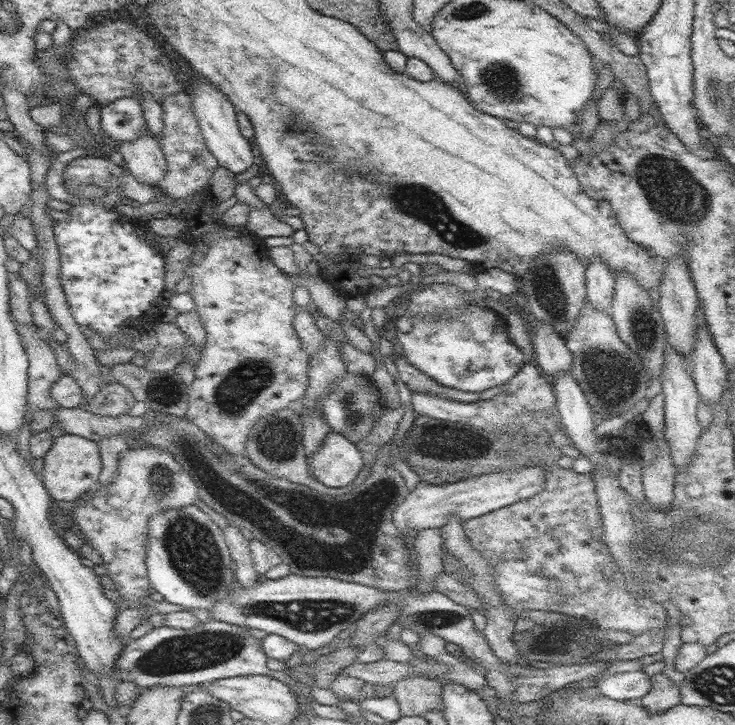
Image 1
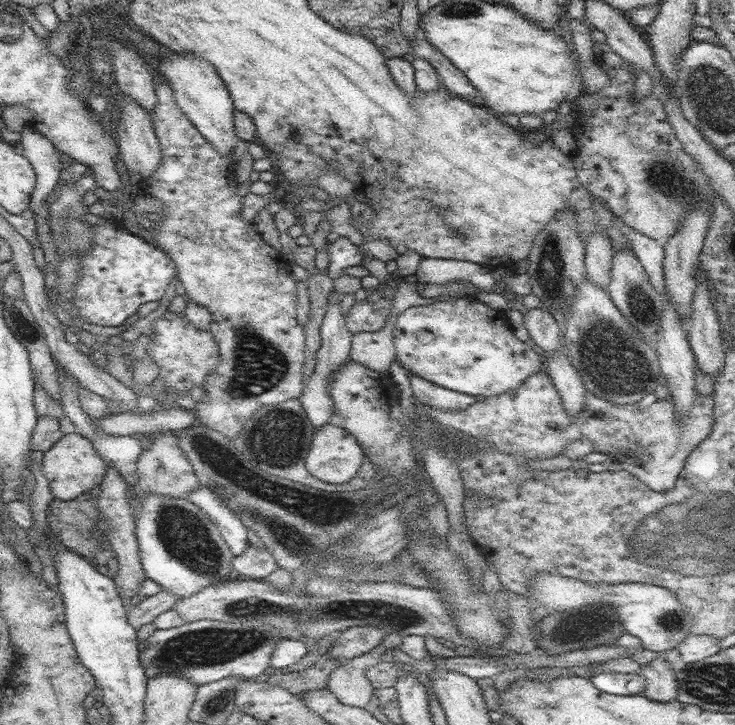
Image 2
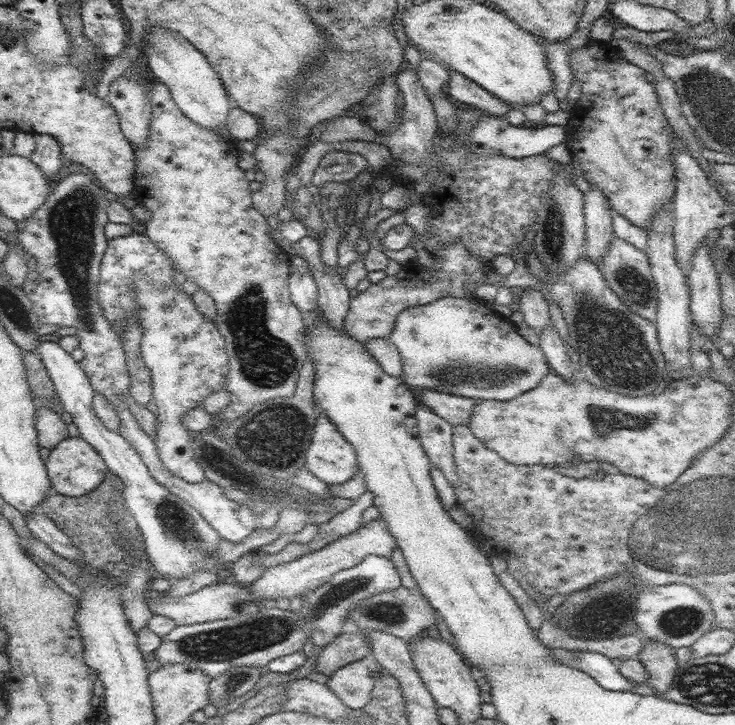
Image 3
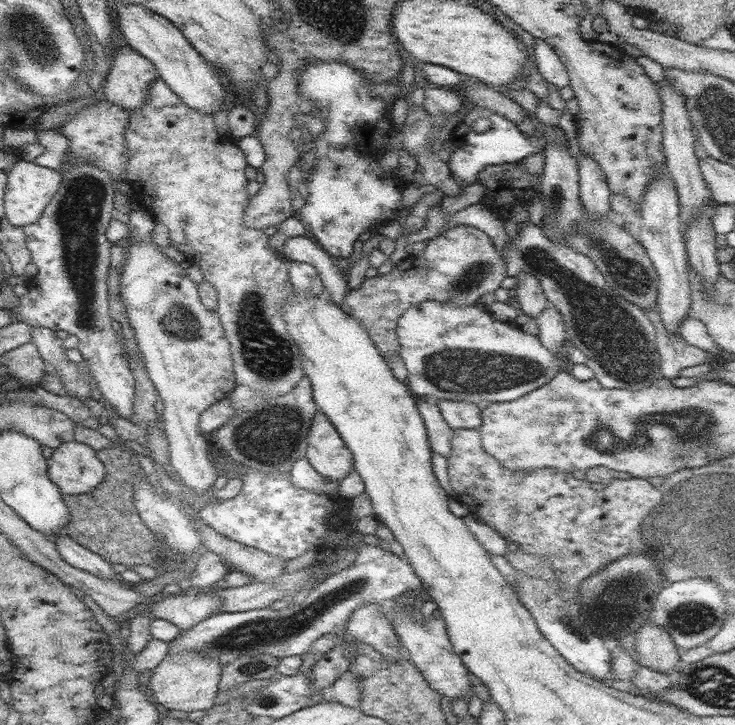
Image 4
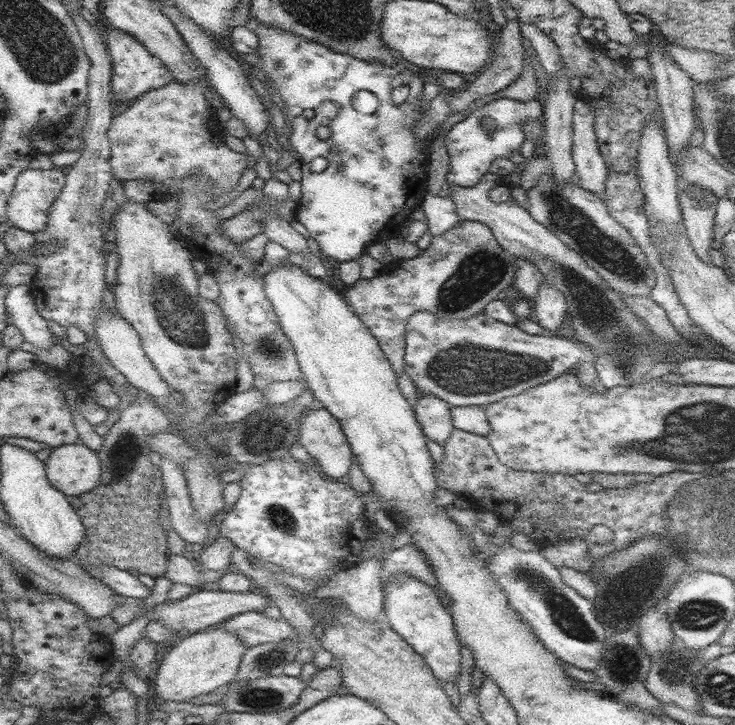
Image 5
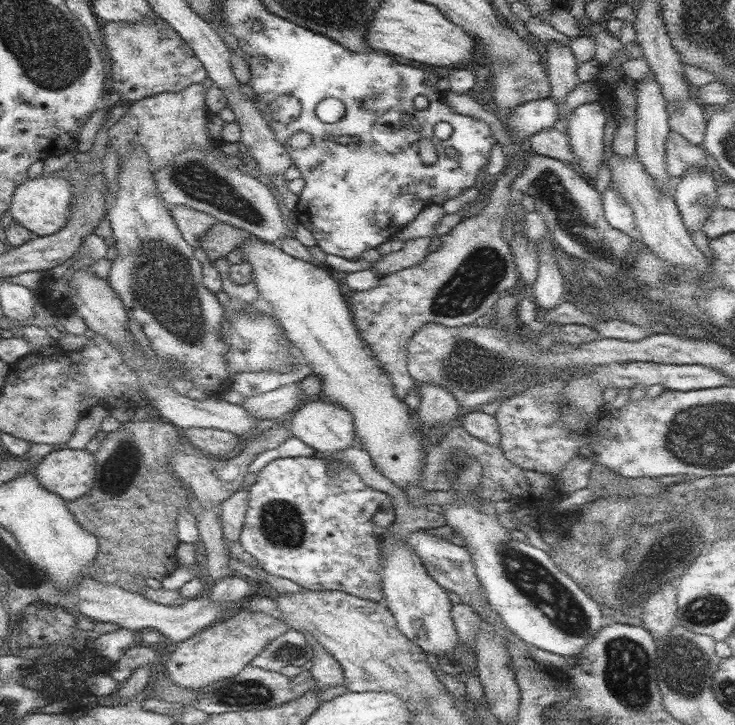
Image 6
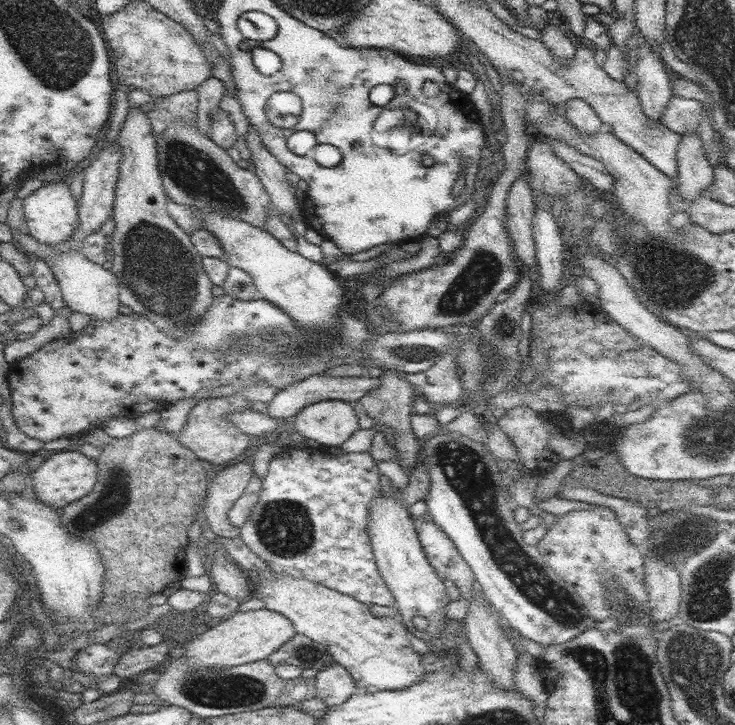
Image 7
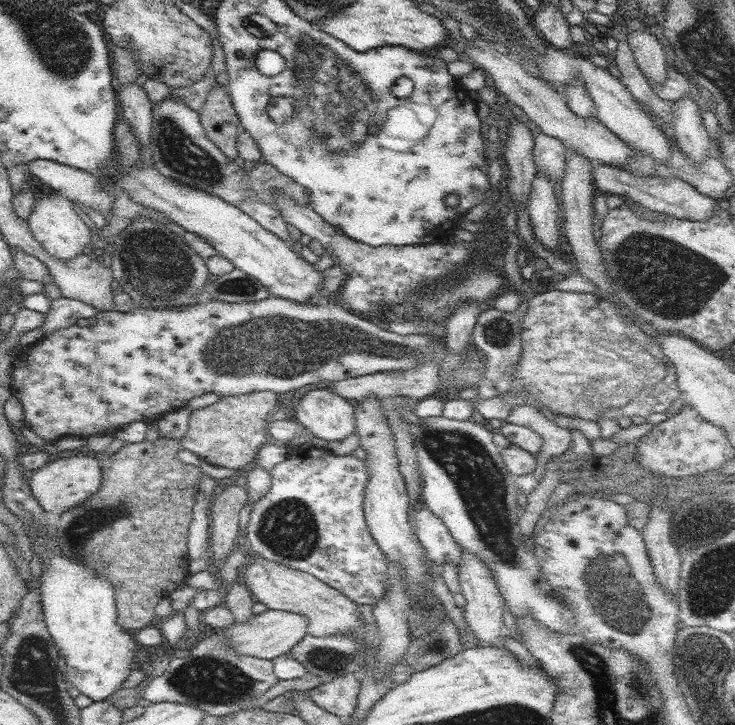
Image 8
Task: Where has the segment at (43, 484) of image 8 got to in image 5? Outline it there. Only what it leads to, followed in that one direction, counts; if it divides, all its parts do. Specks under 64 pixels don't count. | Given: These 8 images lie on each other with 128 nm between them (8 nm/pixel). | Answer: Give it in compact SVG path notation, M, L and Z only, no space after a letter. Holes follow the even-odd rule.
M80 442L56 447L45 461L45 471L50 485L66 497L93 490L102 476L97 452Z

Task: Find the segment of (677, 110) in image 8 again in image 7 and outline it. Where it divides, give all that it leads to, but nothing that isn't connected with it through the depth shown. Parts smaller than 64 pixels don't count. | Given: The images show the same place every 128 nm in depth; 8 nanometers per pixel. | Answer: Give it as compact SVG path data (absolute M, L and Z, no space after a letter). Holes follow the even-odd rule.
M684 133L677 148L677 177L679 193L685 201L693 201L697 196L706 194L714 180L714 167L710 165L707 154L702 148L702 138L698 133Z

